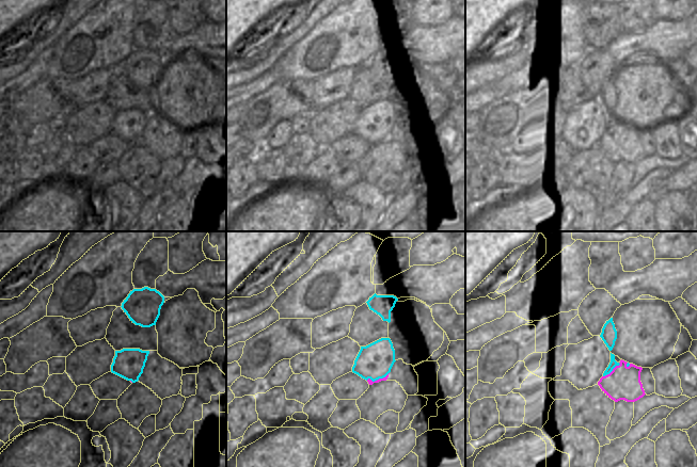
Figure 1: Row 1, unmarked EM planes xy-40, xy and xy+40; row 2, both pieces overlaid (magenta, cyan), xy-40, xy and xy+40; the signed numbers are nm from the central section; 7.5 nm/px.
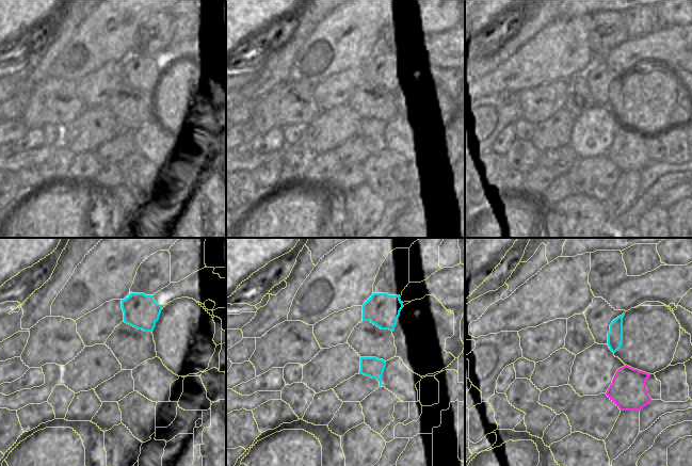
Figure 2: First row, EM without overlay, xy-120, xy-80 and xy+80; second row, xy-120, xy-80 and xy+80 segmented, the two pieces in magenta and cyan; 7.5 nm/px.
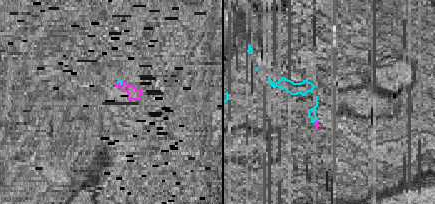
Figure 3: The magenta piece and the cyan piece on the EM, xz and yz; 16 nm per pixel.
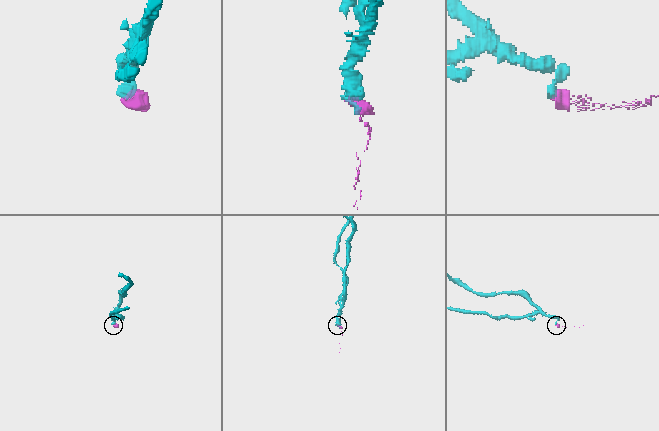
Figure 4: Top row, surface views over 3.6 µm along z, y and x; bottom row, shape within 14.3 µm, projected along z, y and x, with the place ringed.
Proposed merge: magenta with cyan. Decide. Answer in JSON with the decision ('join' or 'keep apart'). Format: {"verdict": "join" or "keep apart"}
{"verdict": "keep apart"}

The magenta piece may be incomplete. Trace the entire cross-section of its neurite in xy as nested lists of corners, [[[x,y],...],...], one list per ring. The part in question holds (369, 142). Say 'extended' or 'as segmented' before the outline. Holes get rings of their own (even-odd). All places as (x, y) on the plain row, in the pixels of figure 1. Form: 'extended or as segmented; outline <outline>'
extended; outline [[[402,120],[394,124],[391,133],[383,140],[373,143],[367,141],[369,146],[381,142],[396,142],[406,152],[408,157],[414,157],[418,154],[418,136],[412,126],[407,126]]]

